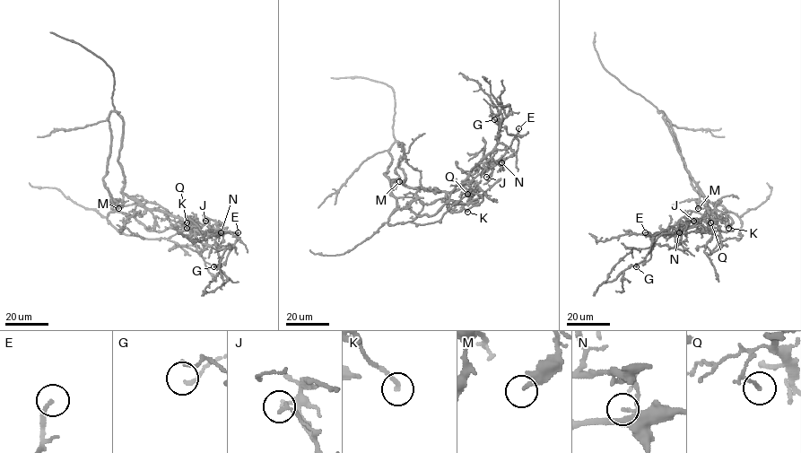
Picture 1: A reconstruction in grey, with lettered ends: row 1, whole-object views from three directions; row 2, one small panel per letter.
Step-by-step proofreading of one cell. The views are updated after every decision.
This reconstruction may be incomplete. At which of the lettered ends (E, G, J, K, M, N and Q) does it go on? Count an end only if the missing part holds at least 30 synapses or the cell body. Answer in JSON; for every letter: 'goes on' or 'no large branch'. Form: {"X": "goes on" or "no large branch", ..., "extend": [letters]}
{"E": "no large branch", "G": "no large branch", "J": "no large branch", "K": "no large branch", "M": "no large branch", "N": "no large branch", "Q": "no large branch", "extend": []}

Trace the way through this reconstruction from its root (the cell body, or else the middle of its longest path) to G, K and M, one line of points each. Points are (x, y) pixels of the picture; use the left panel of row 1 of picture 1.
G: (108, 191), (126, 218), (136, 213), (139, 202), (202, 234), (216, 234), (220, 263), (213, 266)
K: (108, 191), (117, 210), (126, 218), (136, 213), (139, 202), (148, 208), (189, 217), (182, 222), (187, 228)
M: (108, 191), (117, 210), (125, 213), (126, 218), (136, 213), (137, 202), (124, 194), (118, 208)

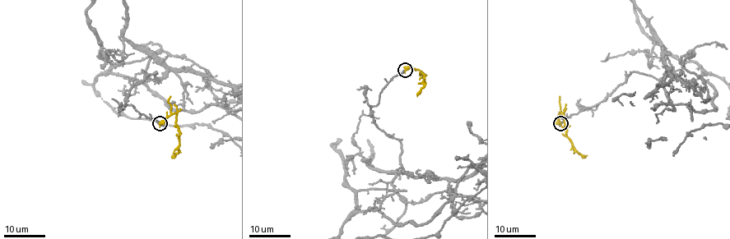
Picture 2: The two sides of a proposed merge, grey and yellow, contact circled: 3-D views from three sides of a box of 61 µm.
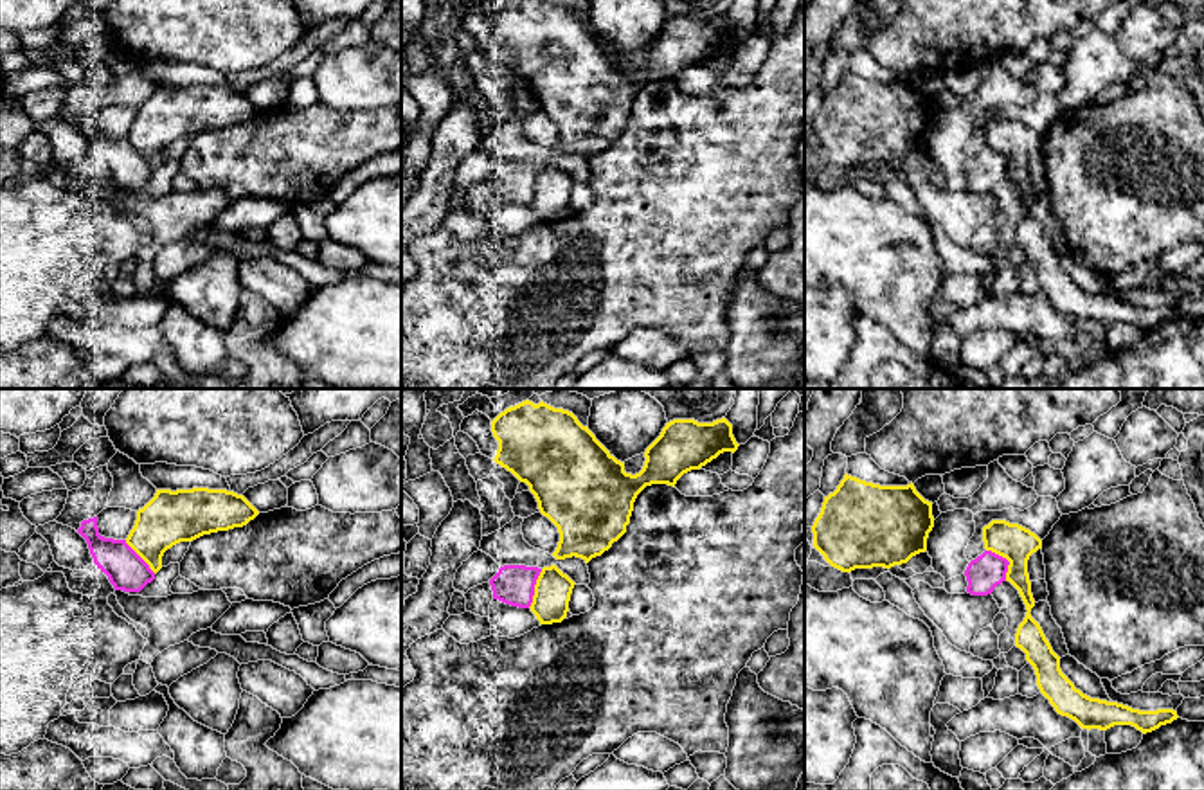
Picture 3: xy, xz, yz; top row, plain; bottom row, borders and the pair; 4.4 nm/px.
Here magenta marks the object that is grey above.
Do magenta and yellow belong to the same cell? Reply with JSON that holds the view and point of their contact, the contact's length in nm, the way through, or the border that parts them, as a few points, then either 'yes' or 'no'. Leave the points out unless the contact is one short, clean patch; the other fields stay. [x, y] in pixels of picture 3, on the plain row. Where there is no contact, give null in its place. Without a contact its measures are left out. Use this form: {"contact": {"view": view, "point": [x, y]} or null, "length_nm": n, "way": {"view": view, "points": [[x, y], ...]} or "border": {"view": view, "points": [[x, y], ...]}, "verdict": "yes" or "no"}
{"contact": {"view": "yz", "point": [1006, 157]}, "length_nm": 170, "border": {"view": "yz", "points": [[987, 146], [1008, 159], [1006, 177]]}, "verdict": "no"}

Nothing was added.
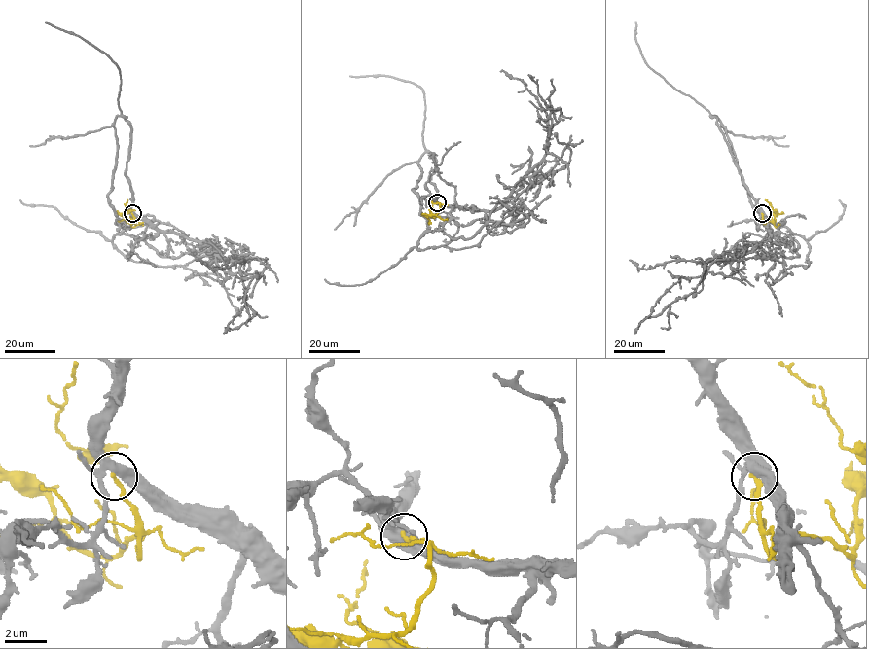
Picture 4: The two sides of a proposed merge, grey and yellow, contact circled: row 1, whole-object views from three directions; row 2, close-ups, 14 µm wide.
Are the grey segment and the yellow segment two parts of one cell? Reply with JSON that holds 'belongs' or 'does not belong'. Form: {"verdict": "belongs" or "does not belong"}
{"verdict": "does not belong"}

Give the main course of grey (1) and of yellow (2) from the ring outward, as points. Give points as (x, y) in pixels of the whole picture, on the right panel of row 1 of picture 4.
1: (762, 213), (744, 184), (716, 119), (650, 68), (634, 36), (635, 22)
2: (762, 214), (765, 224), (767, 221), (774, 224), (777, 212), (765, 199)

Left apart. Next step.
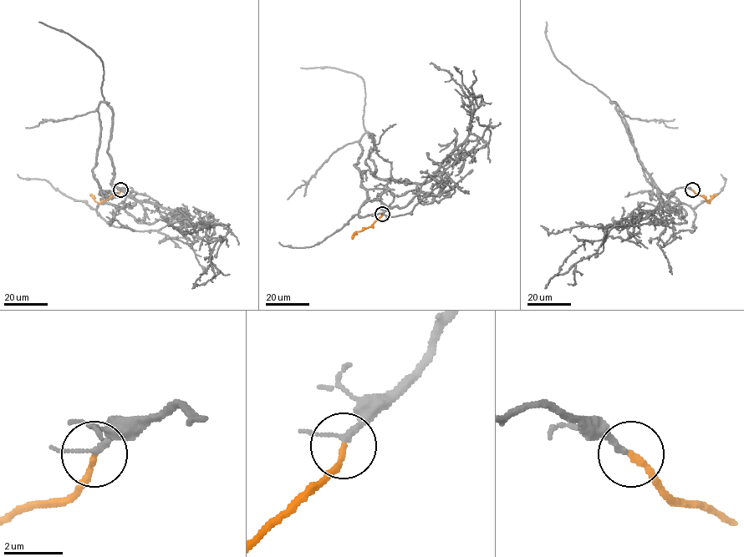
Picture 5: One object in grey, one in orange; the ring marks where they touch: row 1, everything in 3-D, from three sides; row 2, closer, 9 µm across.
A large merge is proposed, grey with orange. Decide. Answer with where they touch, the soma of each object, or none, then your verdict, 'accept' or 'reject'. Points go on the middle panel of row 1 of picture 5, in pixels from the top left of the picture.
at (382, 214); no cell body on grey; no cell body on orange; accept

